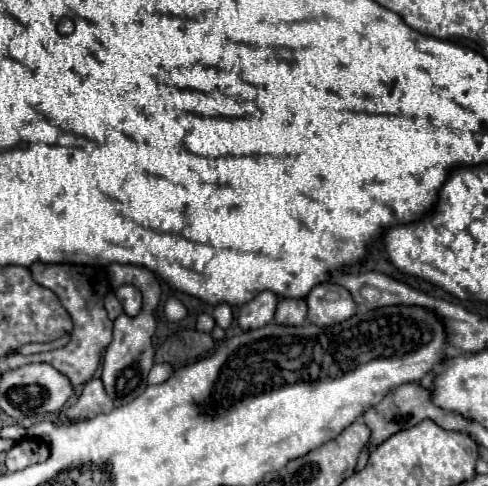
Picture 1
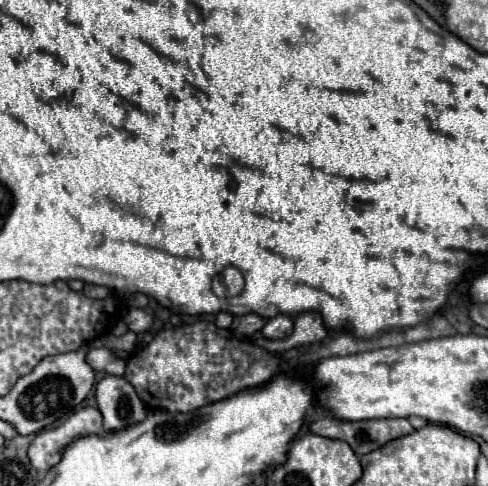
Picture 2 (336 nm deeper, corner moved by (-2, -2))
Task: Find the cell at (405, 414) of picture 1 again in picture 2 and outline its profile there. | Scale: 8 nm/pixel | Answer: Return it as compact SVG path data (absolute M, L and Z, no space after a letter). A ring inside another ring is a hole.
M322 417L314 423L310 423L310 433L328 437L328 439L340 439L346 441L352 451L362 457L384 443L408 435L414 431L414 427L408 423L408 419L364 419L364 421L336 421L332 417Z

